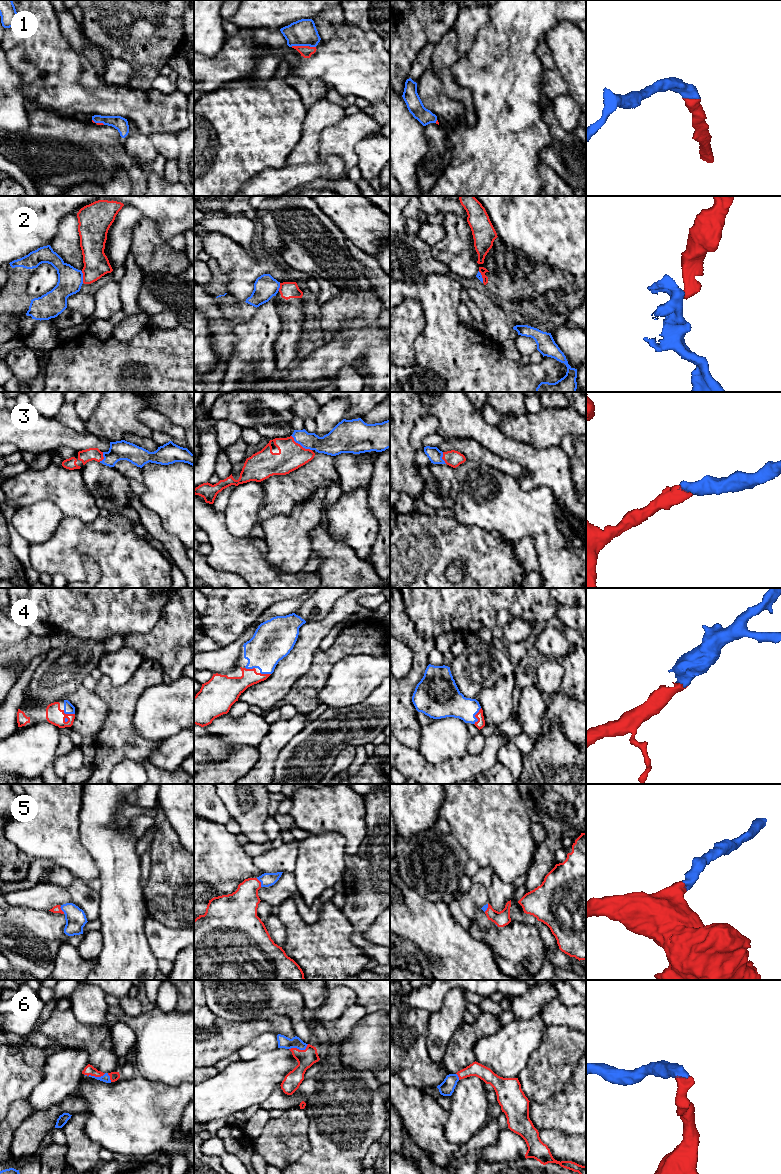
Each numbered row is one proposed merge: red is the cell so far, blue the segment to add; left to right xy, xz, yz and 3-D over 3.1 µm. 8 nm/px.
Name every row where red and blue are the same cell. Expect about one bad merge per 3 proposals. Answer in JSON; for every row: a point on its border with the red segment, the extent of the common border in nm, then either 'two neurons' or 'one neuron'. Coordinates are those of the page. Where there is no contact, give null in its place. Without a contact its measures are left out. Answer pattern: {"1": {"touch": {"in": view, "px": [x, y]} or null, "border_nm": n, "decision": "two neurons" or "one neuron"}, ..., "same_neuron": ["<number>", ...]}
{"1": {"touch": {"in": "xz", "px": [299, 46]}, "border_nm": 140, "decision": "one neuron"}, "2": {"touch": {"in": "xy", "px": [83, 277]}, "border_nm": 100, "decision": "two neurons"}, "3": {"touch": {"in": "xz", "px": [299, 444]}, "border_nm": 200, "decision": "one neuron"}, "4": {"touch": {"in": "yz", "px": [475, 716]}, "border_nm": 150, "decision": "one neuron"}, "5": {"touch": {"in": "xz", "px": [260, 882]}, "border_nm": 80, "decision": "one neuron"}, "6": {"touch": {"in": "xz", "px": [298, 1049]}, "border_nm": 170, "decision": "one neuron"}, "same_neuron": ["1", "3", "4", "5", "6"]}

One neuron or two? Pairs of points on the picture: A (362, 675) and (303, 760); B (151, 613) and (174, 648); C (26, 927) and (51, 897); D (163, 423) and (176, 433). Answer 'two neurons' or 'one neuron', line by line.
A: two neurons
B: two neurons
C: two neurons
D: one neuron

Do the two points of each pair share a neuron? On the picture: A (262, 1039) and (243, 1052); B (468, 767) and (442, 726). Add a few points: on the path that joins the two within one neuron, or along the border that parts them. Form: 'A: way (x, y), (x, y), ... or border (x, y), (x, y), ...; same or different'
A: way (257, 1044), (248, 1051); same
B: border (467, 753), (461, 757), (453, 757), (438, 763); different

